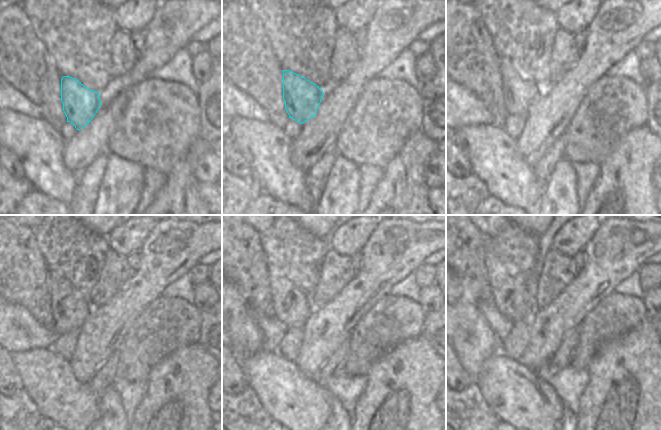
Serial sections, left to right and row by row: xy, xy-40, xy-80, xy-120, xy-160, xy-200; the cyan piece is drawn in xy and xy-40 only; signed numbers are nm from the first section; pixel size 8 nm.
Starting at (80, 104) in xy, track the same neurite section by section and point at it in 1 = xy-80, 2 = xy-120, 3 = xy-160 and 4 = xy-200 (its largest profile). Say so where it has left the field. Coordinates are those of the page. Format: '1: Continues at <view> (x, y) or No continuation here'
1: Continues at xy-80 (519, 91)
2: Continues at xy-120 (69, 308)
3: Continues at xy-160 (292, 306)
4: Continues at xy-200 (508, 287)

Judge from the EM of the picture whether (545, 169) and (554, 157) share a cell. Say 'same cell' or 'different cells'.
same cell

